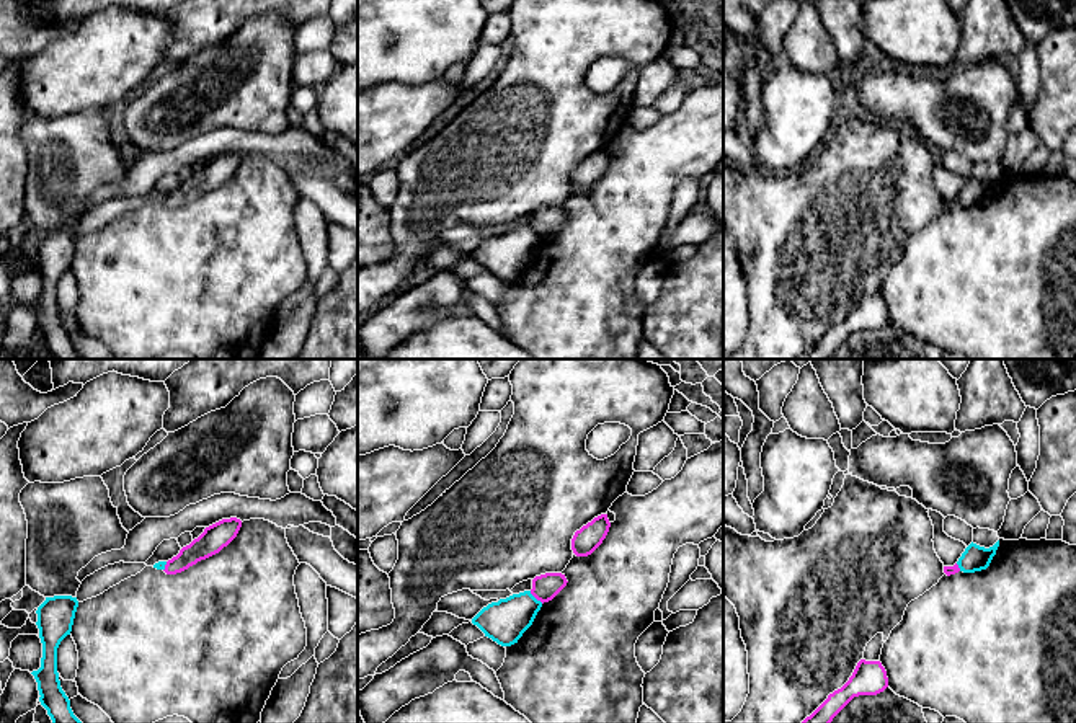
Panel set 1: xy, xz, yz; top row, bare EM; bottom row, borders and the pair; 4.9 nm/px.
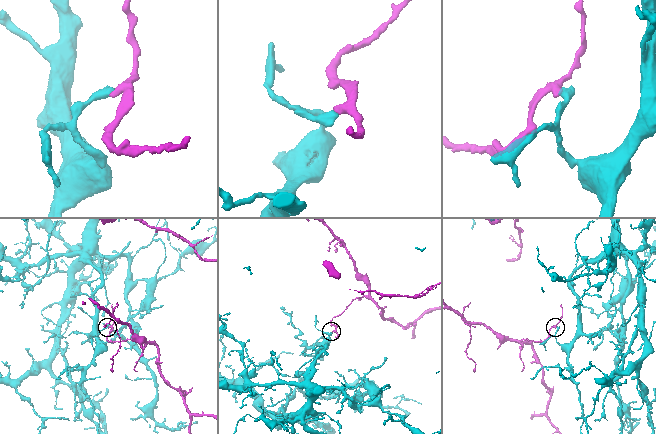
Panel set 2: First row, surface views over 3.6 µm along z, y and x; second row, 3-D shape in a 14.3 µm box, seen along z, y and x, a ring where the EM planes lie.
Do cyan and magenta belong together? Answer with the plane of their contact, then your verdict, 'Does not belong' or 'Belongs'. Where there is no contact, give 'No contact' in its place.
Touches cyan in xz. Does not belong

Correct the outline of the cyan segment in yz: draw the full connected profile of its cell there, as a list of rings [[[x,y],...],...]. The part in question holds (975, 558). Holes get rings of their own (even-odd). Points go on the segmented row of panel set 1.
[[[999,540],[989,548],[980,547],[972,542],[957,561],[960,571],[975,573],[986,570],[993,557],[996,555],[998,547],[999,547]]]

